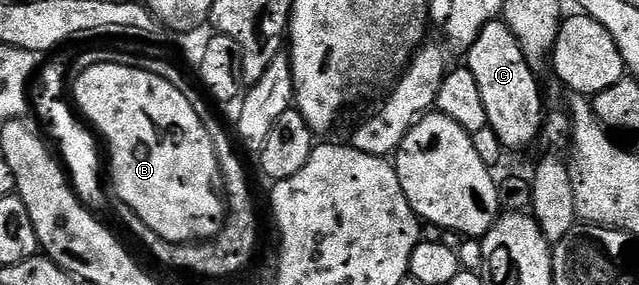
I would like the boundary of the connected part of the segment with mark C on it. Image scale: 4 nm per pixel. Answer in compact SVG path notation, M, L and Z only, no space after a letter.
M503 21L488 23L483 33L479 33L479 37L475 37L475 41L468 47L467 55L467 66L471 73L475 73L475 81L479 81L479 93L483 97L483 105L487 108L488 127L495 133L495 137L499 137L502 148L509 150L510 147L511 150L517 151L520 147L531 146L540 137L541 127L543 131L546 126L547 110L545 111L545 103L541 100L538 76L531 69L531 65L527 65L527 57L523 55L515 33L511 33L511 29Z

